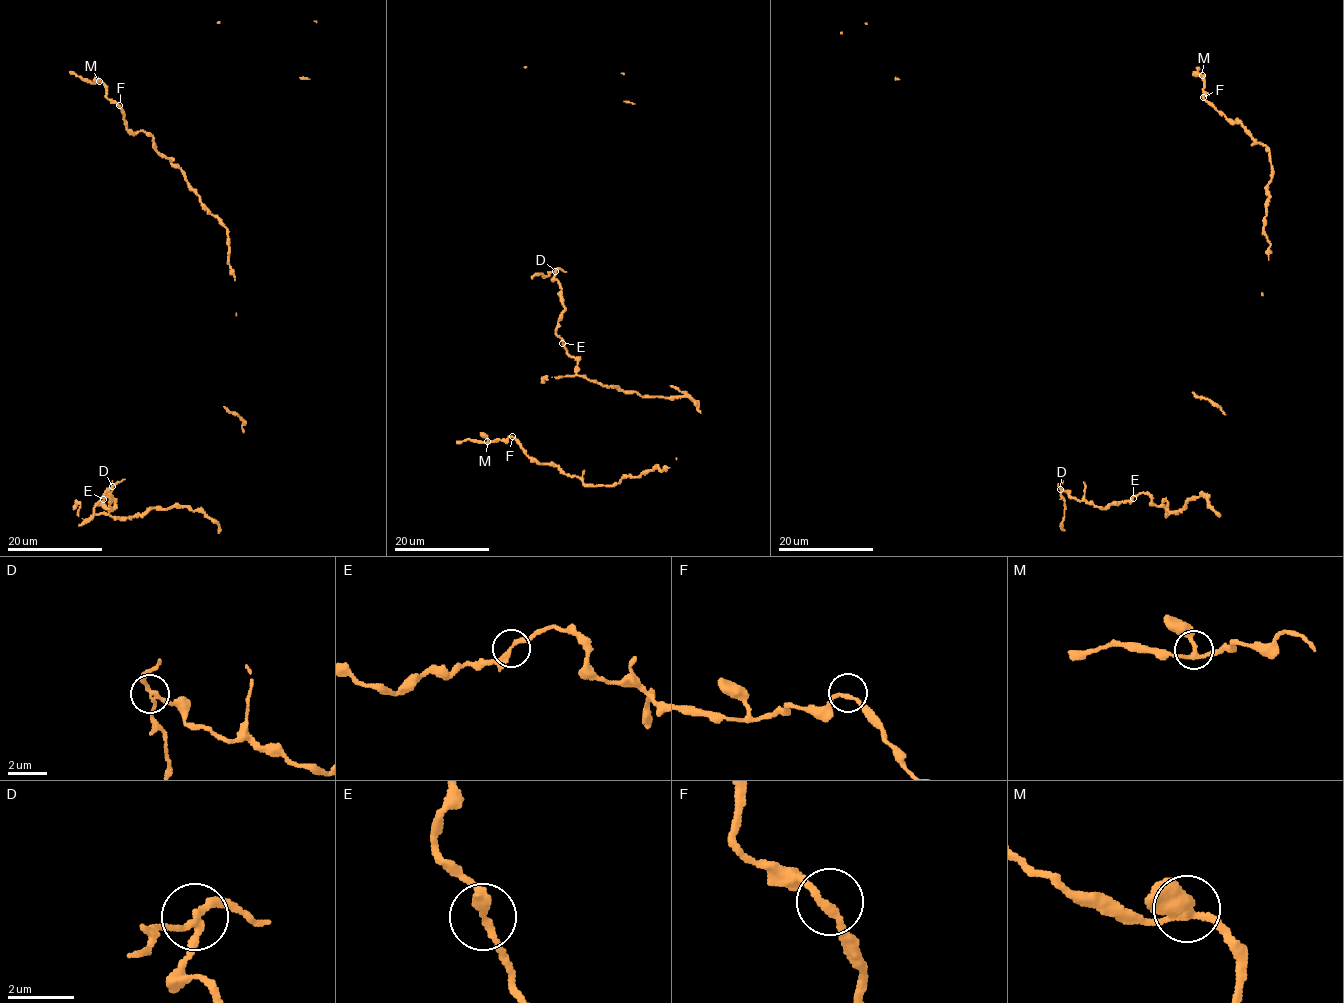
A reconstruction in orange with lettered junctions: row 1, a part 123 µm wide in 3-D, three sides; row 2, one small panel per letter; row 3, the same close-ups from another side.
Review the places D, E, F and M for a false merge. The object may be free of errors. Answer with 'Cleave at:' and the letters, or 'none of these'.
Cleave at: D

